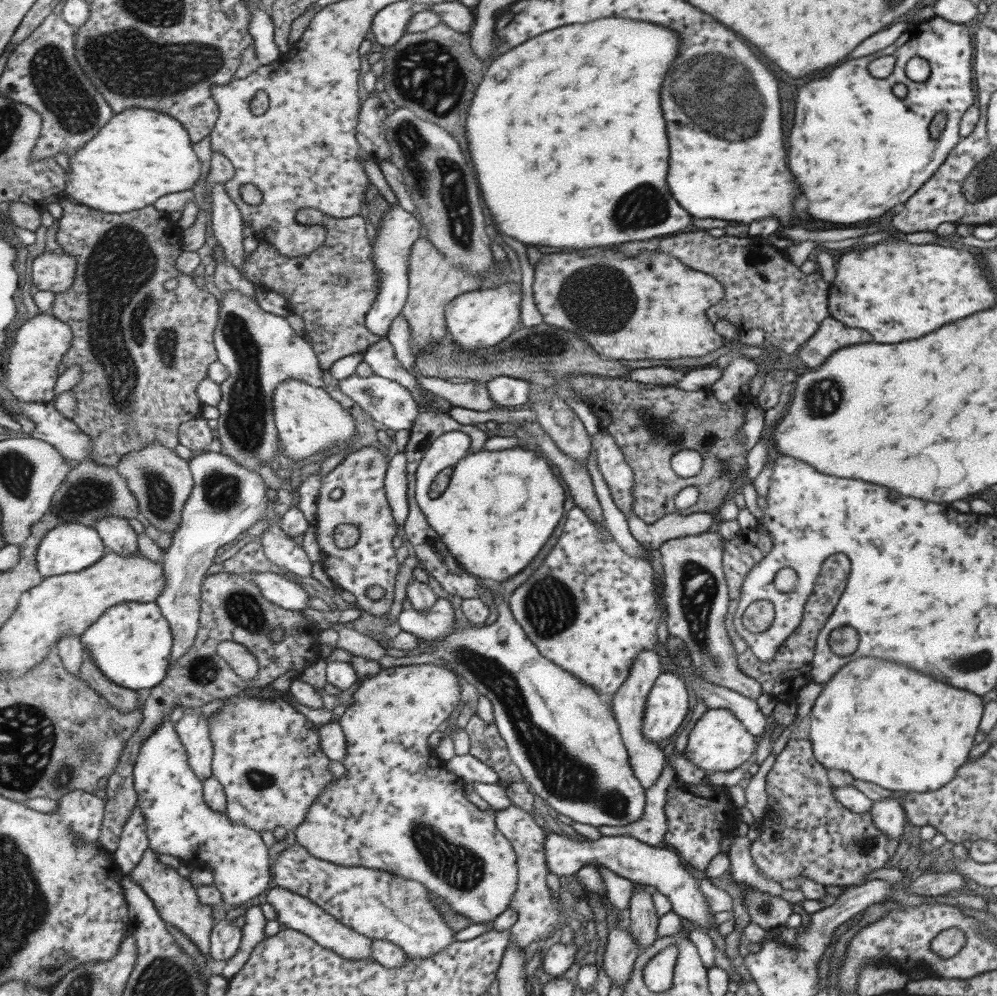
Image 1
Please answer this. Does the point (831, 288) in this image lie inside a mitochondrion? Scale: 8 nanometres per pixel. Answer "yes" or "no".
no

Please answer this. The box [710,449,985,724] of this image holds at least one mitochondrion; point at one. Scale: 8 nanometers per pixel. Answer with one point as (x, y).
(820, 605)

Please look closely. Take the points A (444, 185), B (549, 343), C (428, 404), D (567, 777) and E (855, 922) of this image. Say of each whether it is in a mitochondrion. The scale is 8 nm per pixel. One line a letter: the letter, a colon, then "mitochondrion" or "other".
A: mitochondrion
B: mitochondrion
C: other
D: mitochondrion
E: other

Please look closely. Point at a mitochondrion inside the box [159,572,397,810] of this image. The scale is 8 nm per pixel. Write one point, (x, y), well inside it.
(243, 610)

